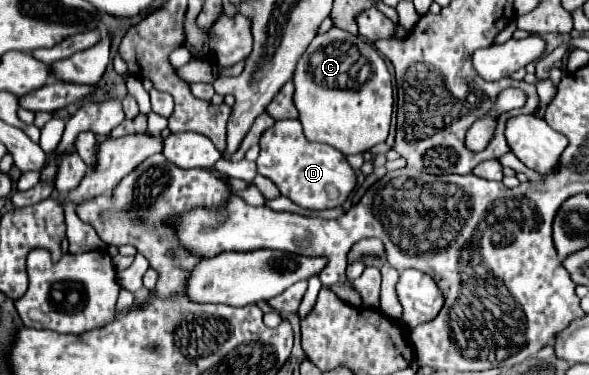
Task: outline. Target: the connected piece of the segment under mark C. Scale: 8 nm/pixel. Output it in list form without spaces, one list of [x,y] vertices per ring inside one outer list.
[[[333,27],[327,33],[317,35],[299,59],[297,69],[293,73],[293,83],[295,83],[293,103],[299,111],[299,121],[309,141],[327,143],[341,151],[343,155],[355,155],[387,139],[393,113],[391,75],[385,65],[385,59],[379,55],[375,45],[363,39],[361,35],[351,35],[339,27]]]

